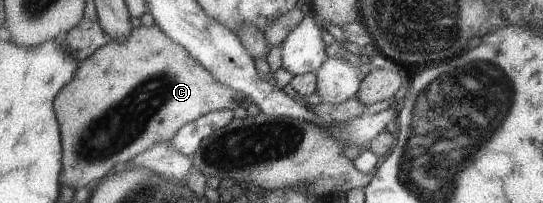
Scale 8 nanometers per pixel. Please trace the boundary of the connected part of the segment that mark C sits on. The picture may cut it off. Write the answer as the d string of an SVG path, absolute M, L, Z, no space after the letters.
M156 26L132 28L126 42L110 40L96 48L91 56L79 63L74 78L60 88L54 98L55 114L61 132L61 186L86 186L94 179L108 176L117 165L146 152L158 142L171 140L182 126L219 109L234 111L245 105L244 94L220 84L202 64L198 64L186 48L174 44Z

